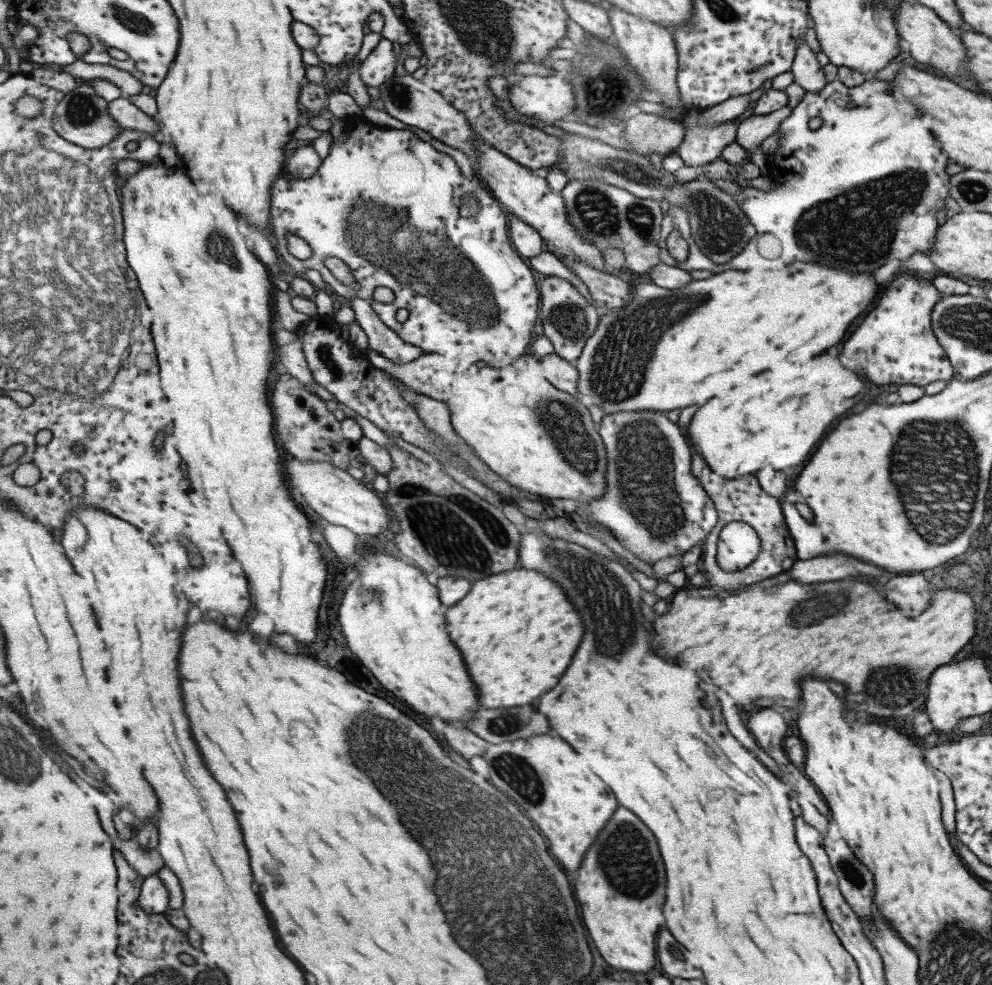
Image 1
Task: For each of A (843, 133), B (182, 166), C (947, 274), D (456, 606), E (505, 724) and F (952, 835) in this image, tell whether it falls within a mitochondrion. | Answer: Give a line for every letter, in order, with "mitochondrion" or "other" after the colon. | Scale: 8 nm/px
A: other
B: other
C: other
D: other
E: mitochondrion
F: other

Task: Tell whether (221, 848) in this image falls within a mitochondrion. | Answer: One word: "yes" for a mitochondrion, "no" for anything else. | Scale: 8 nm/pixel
no

